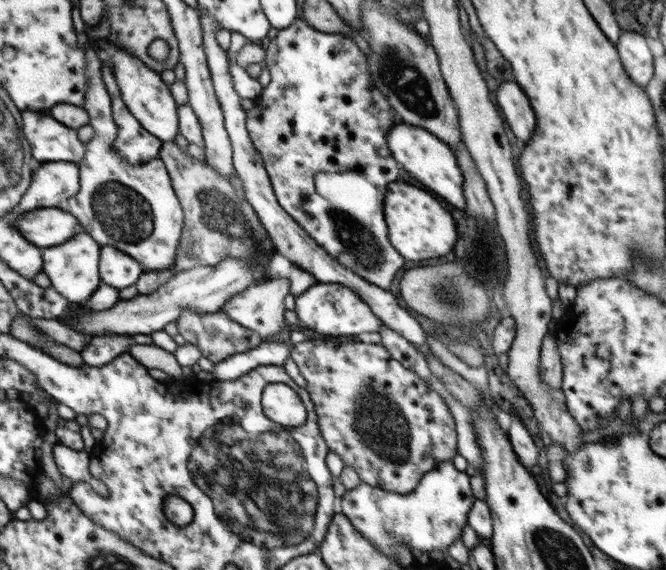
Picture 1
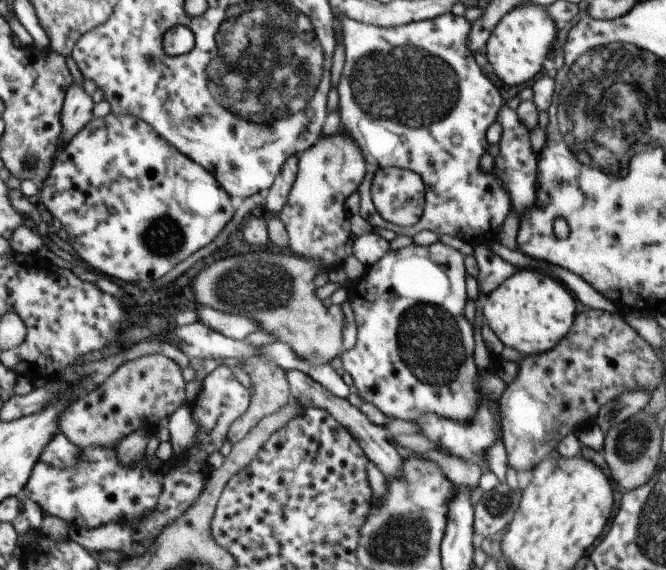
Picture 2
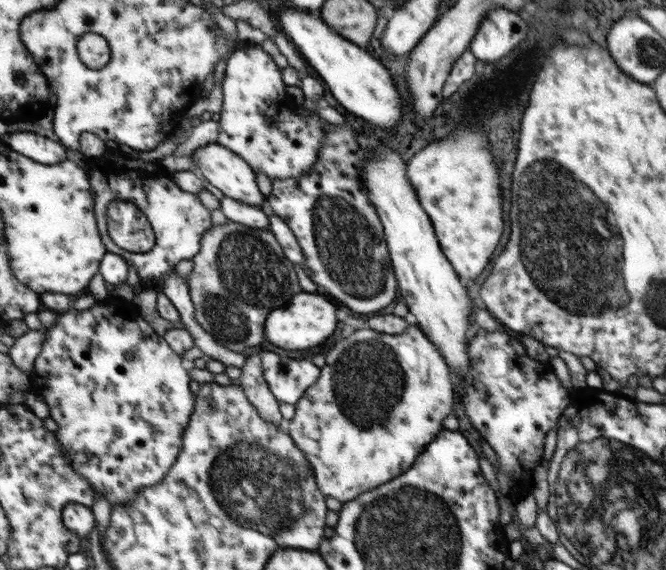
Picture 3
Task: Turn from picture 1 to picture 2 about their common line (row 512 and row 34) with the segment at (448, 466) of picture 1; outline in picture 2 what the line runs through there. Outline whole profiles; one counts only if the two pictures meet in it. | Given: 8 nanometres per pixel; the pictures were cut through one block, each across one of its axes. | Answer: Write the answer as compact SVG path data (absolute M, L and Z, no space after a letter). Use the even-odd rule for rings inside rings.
M336 9L336 18L342 20L342 42L345 64L337 86L341 131L360 149L366 161L366 176L358 188L359 214L373 228L386 228L400 236L413 236L421 230L431 230L442 236L448 234L473 246L486 245L496 240L502 223L513 210L510 193L494 174L480 169L480 158L487 152L486 130L497 120L504 99L498 88L482 73L467 45L471 24L451 12L433 19L411 22L395 27L377 27L353 21ZM398 167L410 169L422 177L425 184L425 207L420 220L411 227L399 227L385 221L371 199L372 177L378 169Z

